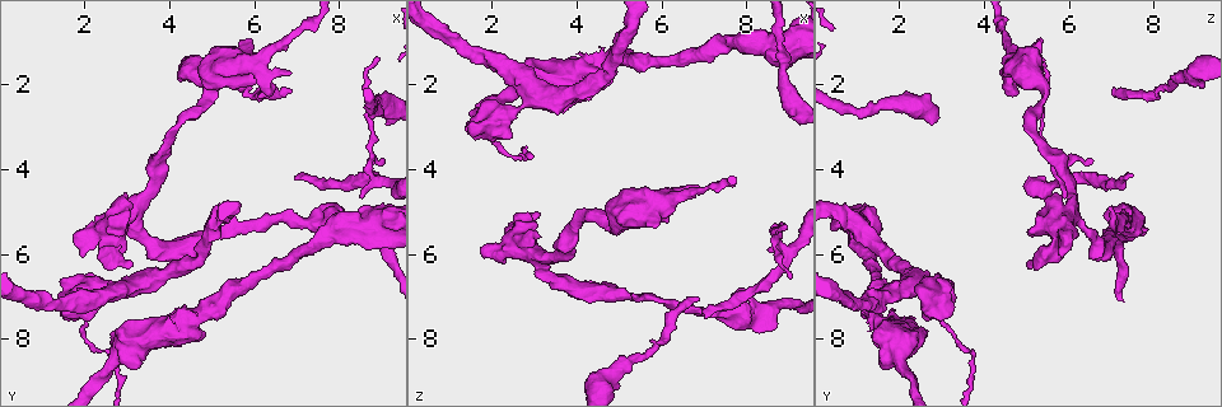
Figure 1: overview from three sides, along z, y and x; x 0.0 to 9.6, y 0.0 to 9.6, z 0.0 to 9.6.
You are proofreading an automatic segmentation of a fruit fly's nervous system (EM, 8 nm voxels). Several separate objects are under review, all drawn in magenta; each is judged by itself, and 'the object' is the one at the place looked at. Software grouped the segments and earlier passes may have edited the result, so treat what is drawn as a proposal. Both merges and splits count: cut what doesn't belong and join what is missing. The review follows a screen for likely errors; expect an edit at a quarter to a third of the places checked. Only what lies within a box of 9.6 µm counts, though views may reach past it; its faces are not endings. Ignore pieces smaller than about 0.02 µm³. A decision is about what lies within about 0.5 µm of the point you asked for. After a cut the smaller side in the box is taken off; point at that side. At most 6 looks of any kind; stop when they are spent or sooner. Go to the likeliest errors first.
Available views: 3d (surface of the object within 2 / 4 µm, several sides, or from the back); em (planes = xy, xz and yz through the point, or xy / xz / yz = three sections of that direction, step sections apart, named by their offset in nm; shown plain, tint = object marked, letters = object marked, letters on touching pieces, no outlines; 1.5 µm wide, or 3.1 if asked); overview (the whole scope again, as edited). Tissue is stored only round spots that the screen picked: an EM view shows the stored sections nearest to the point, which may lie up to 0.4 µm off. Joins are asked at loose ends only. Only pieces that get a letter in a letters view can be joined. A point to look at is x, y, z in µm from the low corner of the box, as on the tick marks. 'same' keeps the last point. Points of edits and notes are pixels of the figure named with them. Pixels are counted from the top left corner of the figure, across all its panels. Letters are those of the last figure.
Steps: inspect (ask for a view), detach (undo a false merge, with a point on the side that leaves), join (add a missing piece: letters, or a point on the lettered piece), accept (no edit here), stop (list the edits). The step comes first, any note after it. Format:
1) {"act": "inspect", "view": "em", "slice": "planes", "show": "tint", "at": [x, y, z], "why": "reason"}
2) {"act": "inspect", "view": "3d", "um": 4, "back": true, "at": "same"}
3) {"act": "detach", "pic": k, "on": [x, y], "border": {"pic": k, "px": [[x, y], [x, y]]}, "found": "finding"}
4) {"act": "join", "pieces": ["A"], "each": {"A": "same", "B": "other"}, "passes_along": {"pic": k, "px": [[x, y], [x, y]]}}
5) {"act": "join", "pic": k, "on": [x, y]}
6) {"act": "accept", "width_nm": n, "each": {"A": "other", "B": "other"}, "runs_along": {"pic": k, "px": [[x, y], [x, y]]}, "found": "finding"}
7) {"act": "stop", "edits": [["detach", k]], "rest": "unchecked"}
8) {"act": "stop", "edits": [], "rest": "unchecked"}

{"act": "inspect", "view": "em", "slice": "planes", "show": "letters", "at": [7.00, 4.20, 7.50], "why": "free end"}

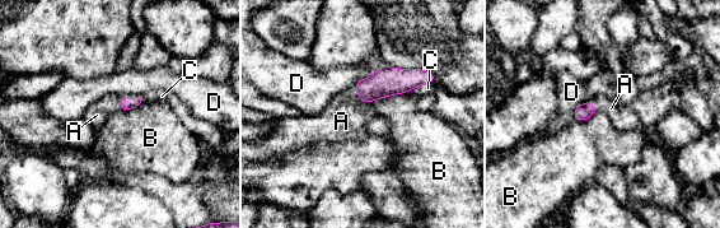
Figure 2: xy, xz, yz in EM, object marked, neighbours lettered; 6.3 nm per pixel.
{"act": "join", "pieces": ["A"], "each": {"A": "same", "B": "other", "C": "other", "D": "other"}, "passes_along": {"pic": 2, "px": [[386, 82], [356, 93], [341, 121]]}, "found": "the neuron continues"}

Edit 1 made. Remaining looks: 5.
{"act": "inspect", "view": "overview", "why": "redraw"}

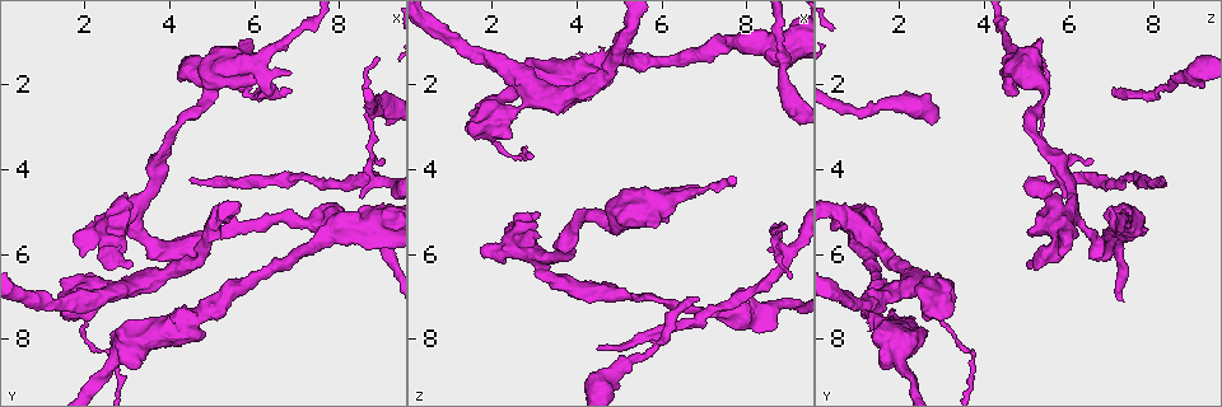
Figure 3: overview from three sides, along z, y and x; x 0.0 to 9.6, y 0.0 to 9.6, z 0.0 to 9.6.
{"act": "inspect", "view": "3d", "um": 4, "at": [4.50, 4.20, 8.25]}

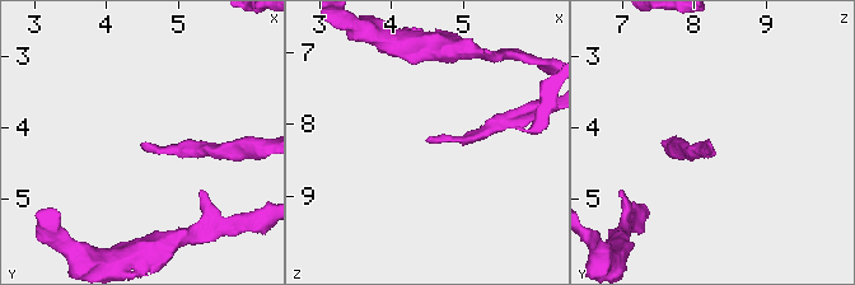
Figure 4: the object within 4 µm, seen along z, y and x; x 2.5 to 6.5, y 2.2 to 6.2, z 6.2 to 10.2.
{"act": "inspect", "view": "em", "slice": "planes", "show": "tint", "at": [4.45, 4.25, 8.25], "why": "now the EM"}

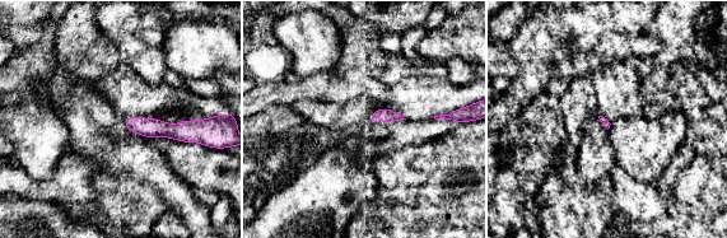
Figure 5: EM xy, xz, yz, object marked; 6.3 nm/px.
{"act": "inspect", "view": "em", "slice": "planes", "show": "letters", "at": "same"}

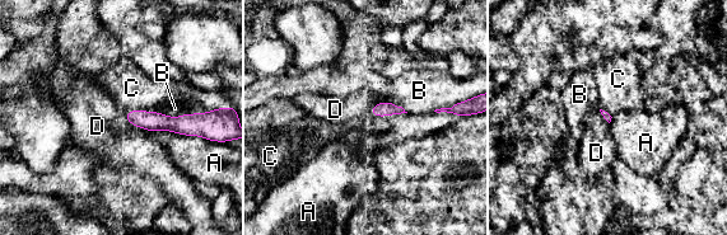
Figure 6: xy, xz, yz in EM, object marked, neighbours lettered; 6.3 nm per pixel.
{"act": "join", "pieces": ["C"], "each": {"A": "other", "B": "other", "C": "same", "D": "other"}, "passes_along": {"pic": 6, "px": [[385, 108], [387, 114], [401, 127]]}, "found": "it goes on there"}

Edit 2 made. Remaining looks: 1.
{"act": "inspect", "view": "em", "slice": "planes", "show": "letters", "at": [6.95, 2.10, 7.00], "why": "an open end"}

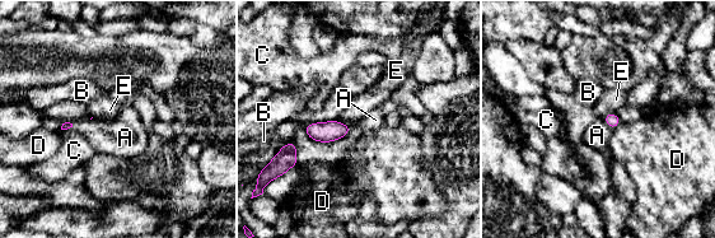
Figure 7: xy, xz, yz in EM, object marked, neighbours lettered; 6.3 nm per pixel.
{"act": "join", "pieces": ["A"], "each": {"A": "same", "B": "other", "C": "other", "D": "other", "E": "other"}, "passes_along": {"pic": 7, "px": [[612, 120], [607, 124], [597, 135]]}, "found": "it goes on there"}

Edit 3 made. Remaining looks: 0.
{"act": "stop", "edits": [["join", 2], ["join", 6], ["join", 7]], "rest": "unchecked"}

